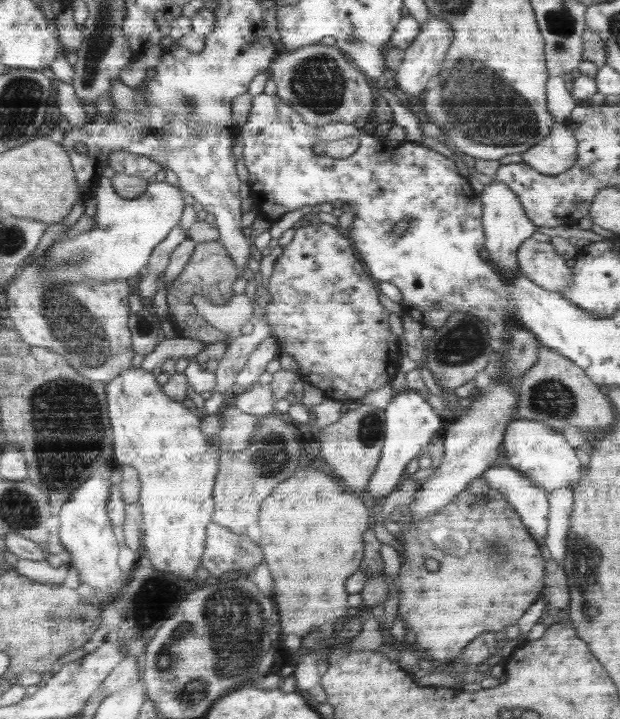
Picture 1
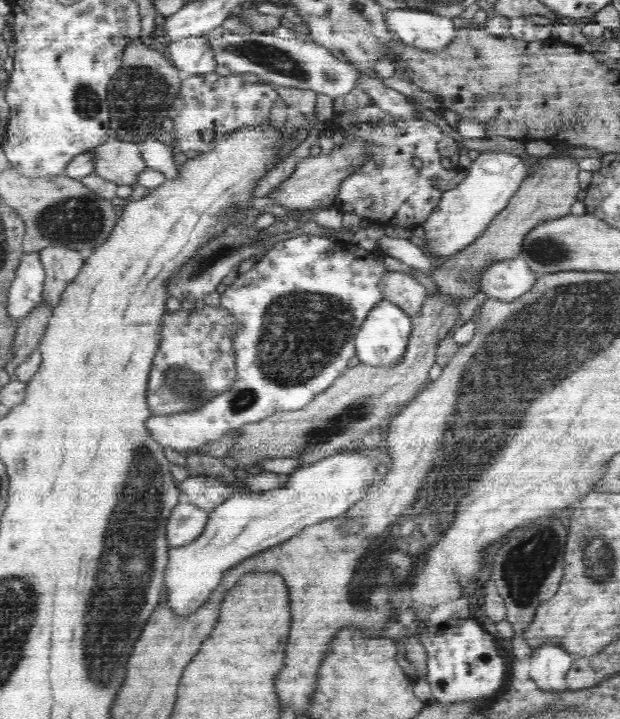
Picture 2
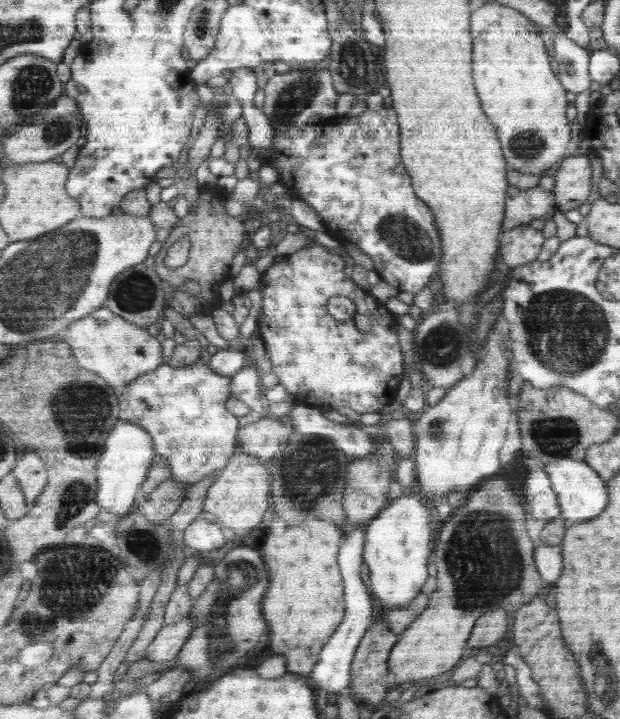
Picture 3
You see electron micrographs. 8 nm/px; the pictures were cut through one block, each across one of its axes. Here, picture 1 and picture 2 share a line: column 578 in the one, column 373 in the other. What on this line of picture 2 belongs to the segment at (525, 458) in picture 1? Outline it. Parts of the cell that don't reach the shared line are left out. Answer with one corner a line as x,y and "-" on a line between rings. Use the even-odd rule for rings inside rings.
332,454
292,473
283,488
232,494
210,512
201,536
190,544
169,548
163,580
166,580
170,608
184,616
196,612
220,584
224,572
232,566
262,550
282,544
306,526
345,513
371,488
376,466
378,462
366,454

